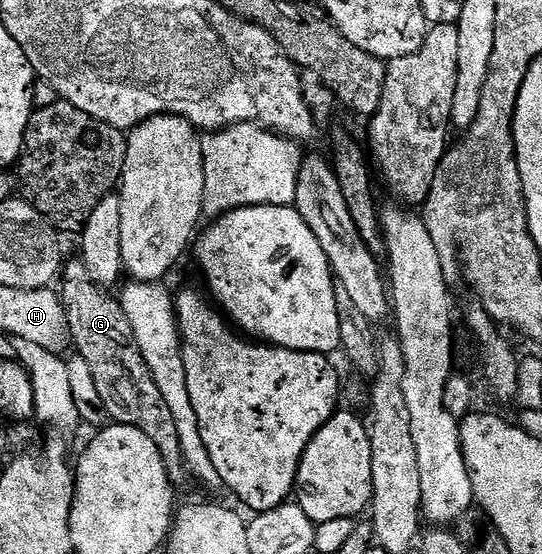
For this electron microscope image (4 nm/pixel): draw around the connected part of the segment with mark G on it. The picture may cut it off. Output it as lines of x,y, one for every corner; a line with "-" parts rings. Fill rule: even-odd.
80,259
64,262
60,285
59,296
64,302
69,336
72,344
77,344
75,353
82,357
84,368
89,368
93,389
109,416
108,420
114,425
126,425
143,431
143,435
155,443
159,455
163,455
169,480
180,483
187,477
187,470
181,451
179,427
175,427
175,418
163,400
159,387
155,387
151,379
151,371
139,351
137,340
133,338
131,323
127,323
123,315
120,300
114,294
112,297
108,288
97,285
89,278
87,267

